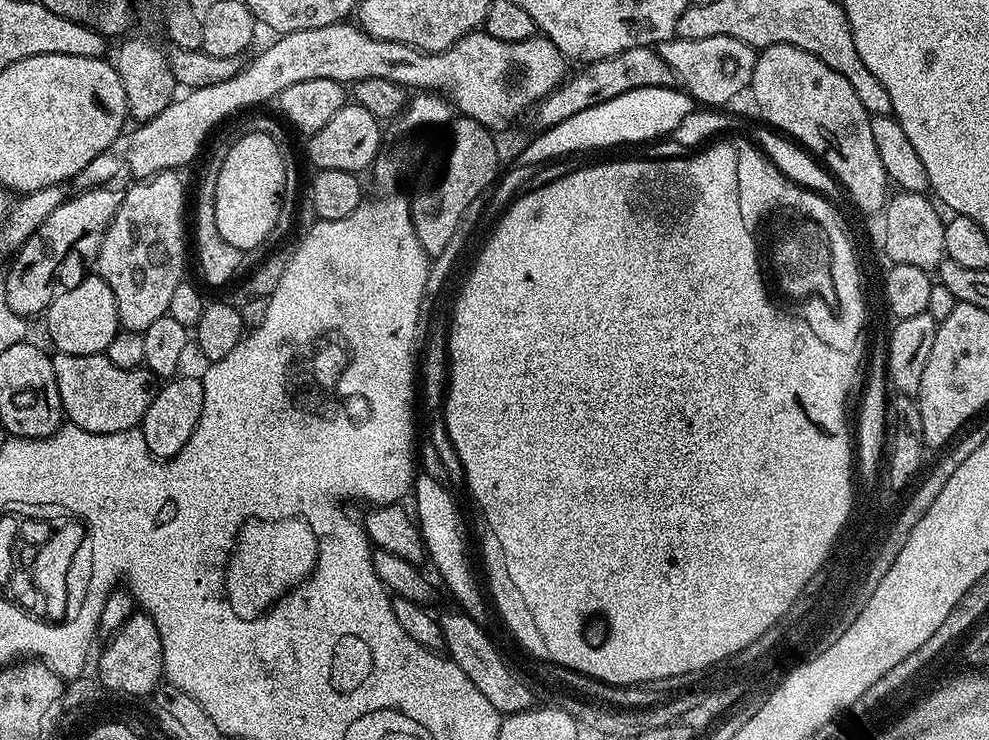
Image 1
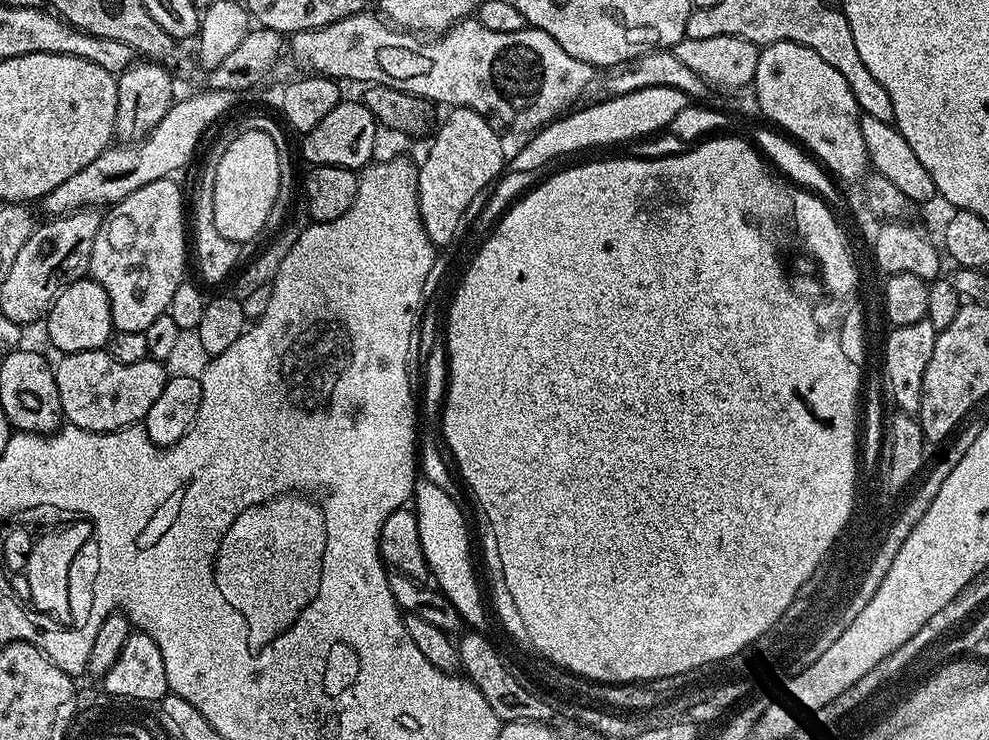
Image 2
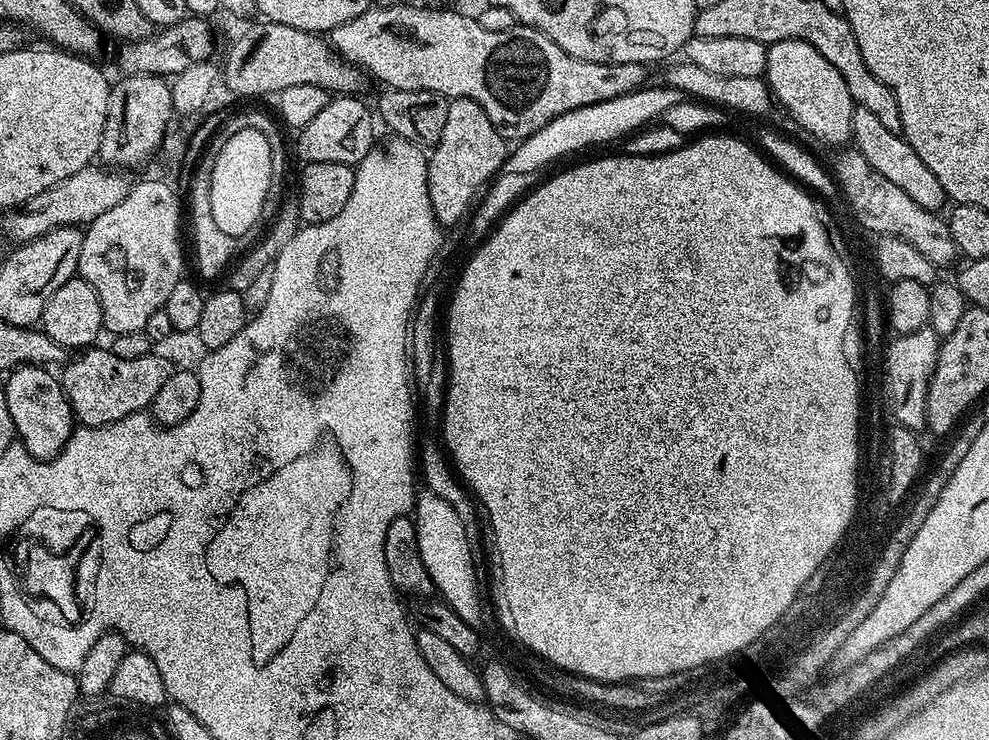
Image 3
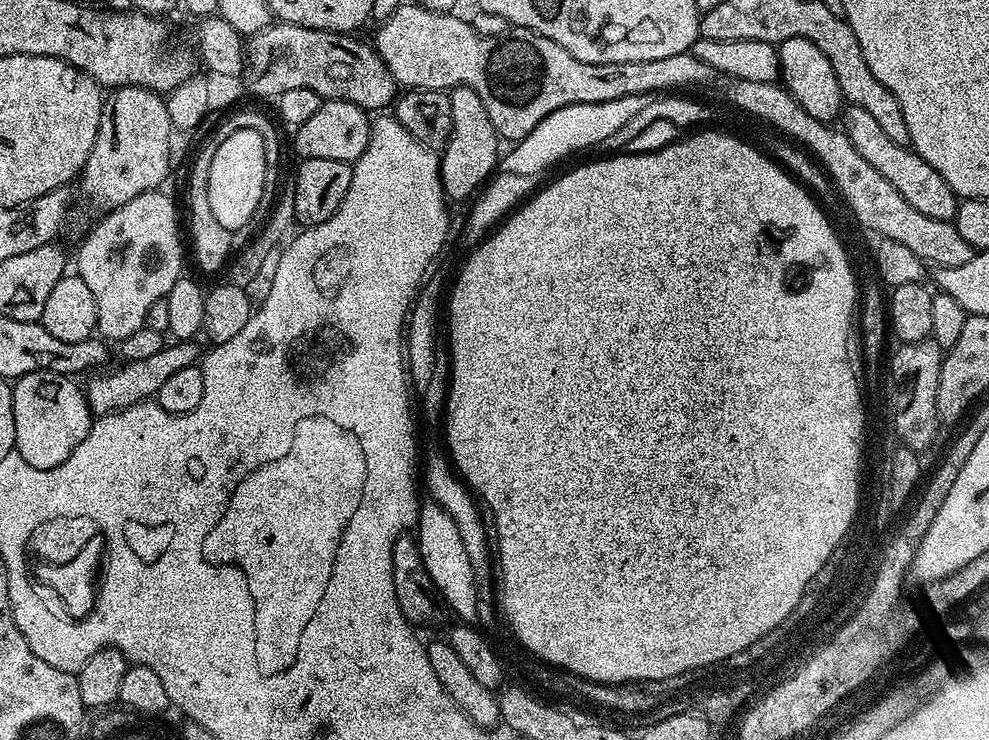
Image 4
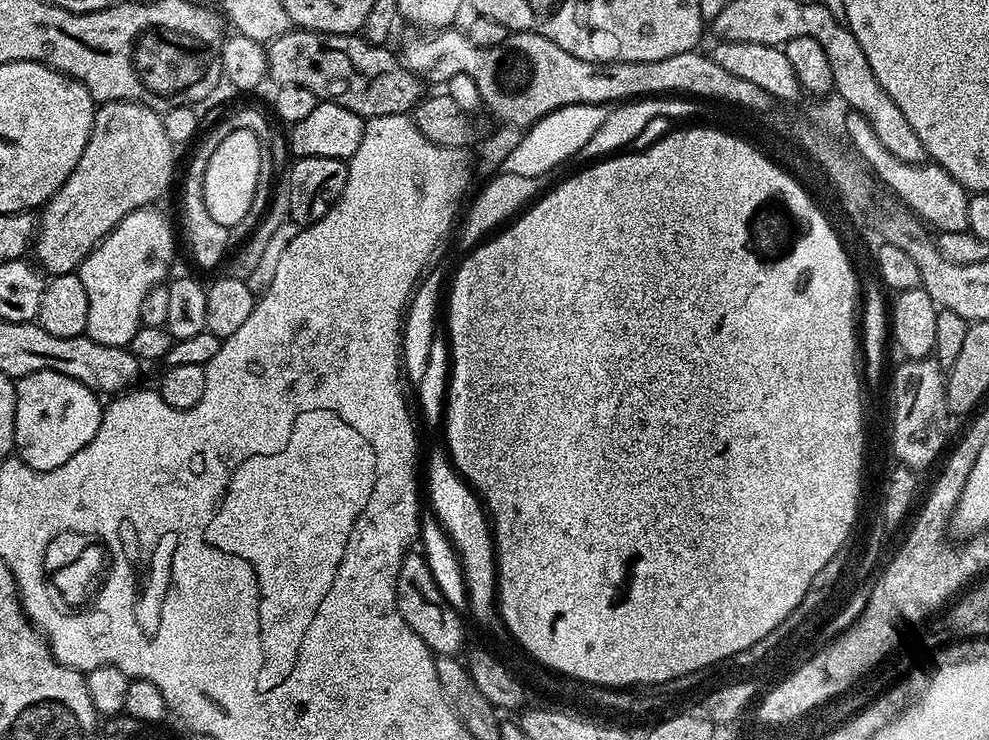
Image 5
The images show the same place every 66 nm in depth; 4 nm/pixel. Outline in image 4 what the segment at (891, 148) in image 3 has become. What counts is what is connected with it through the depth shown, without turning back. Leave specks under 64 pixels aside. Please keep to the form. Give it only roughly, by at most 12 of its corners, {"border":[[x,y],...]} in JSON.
{"border":[[848,104],[854,150],[926,218],[955,221],[956,192],[926,158]]}

